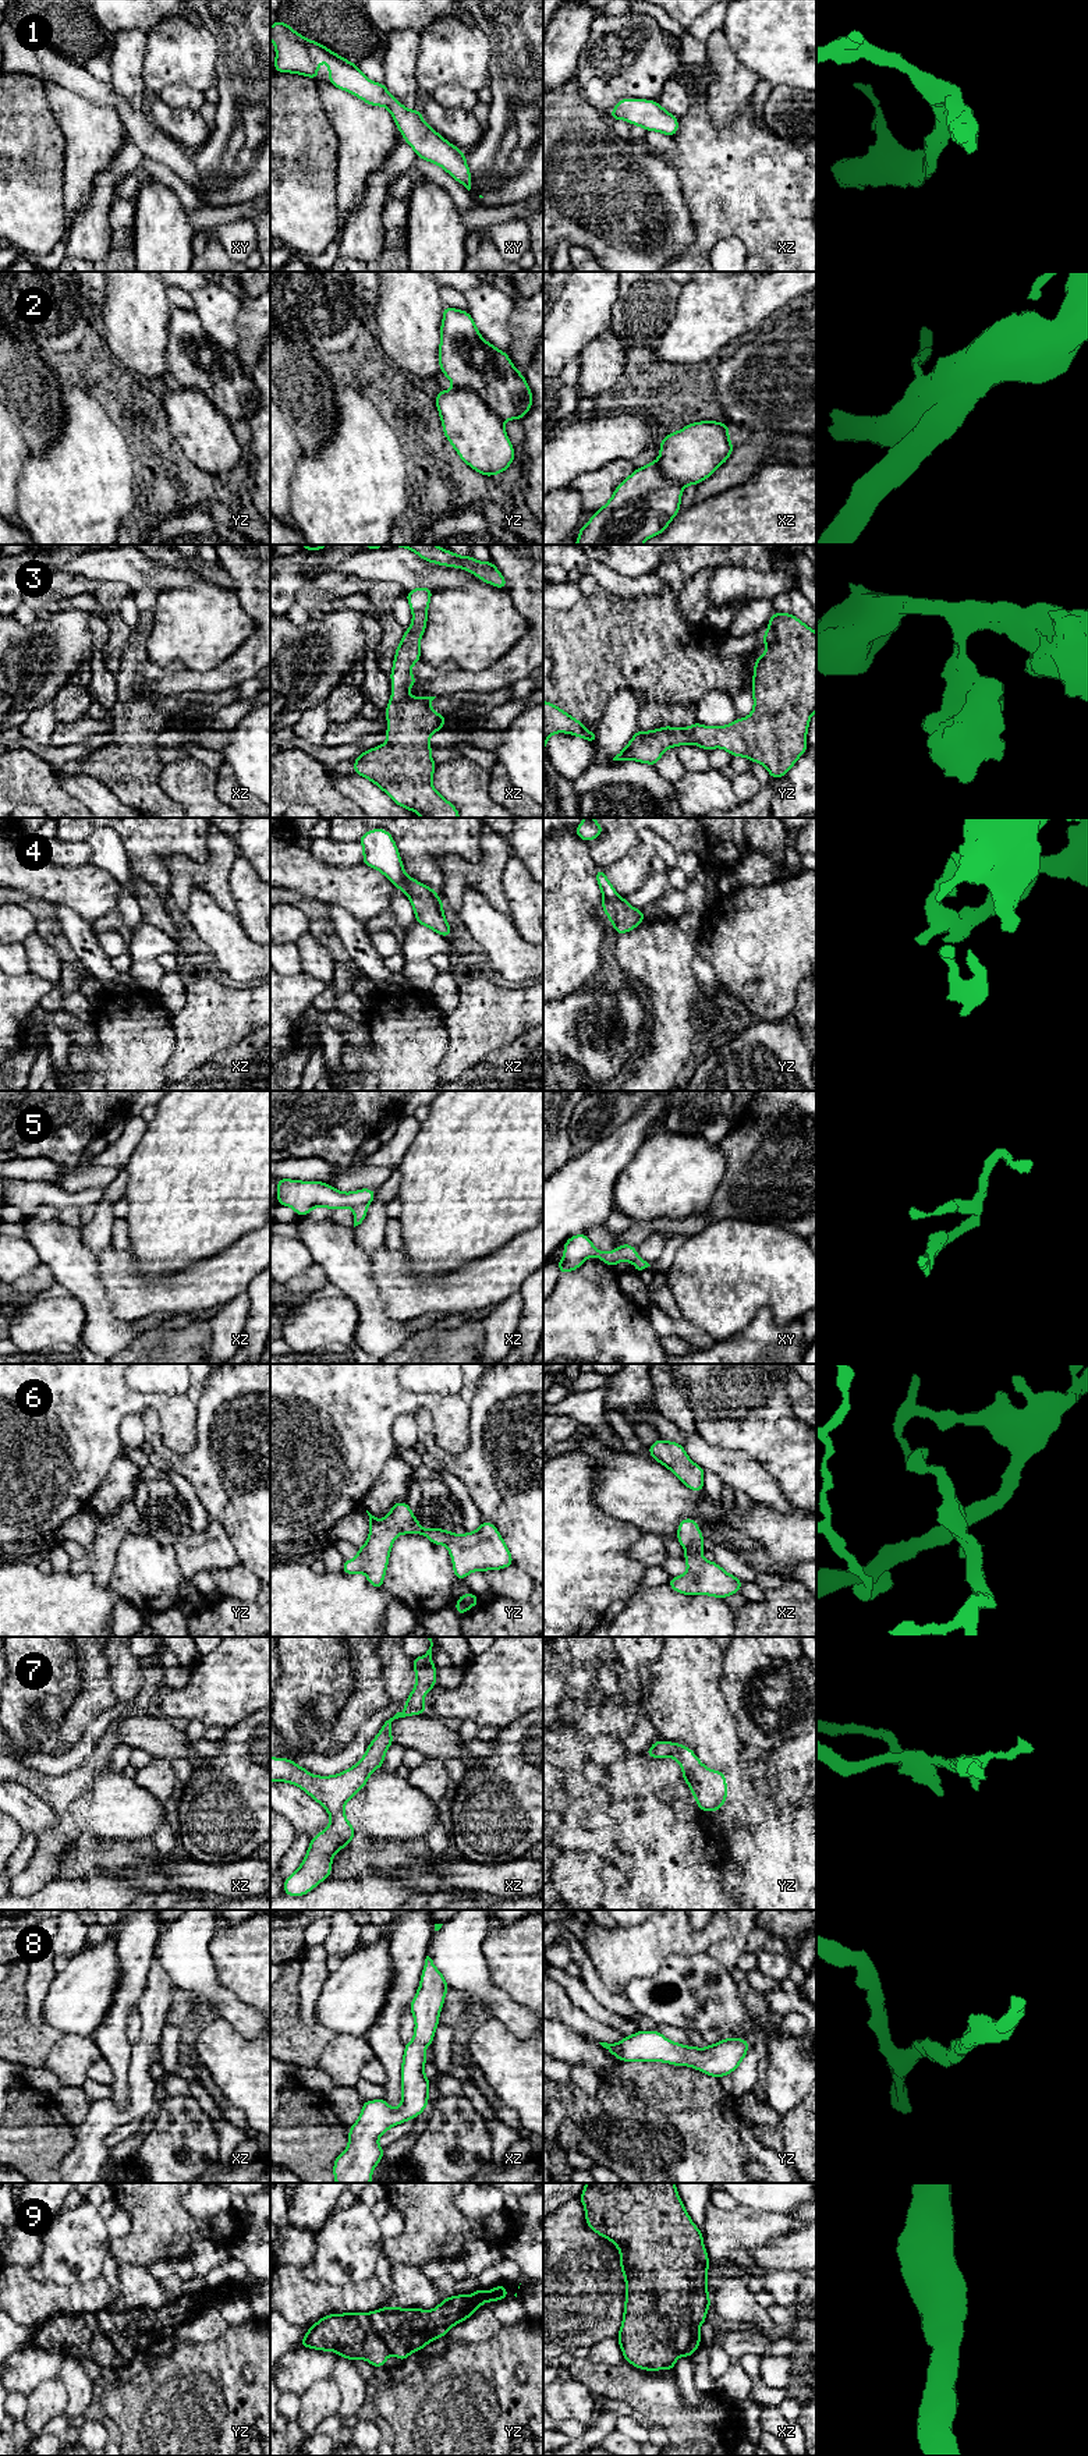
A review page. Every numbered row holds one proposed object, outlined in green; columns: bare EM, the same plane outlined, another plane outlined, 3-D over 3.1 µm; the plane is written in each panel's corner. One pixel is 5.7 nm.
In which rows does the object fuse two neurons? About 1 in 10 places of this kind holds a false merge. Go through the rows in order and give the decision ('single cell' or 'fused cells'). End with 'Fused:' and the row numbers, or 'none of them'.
1: single cell
2: fused cells
3: single cell
4: fused cells
5: fused cells
6: single cell
7: single cell
8: single cell
9: single cell
Fused: 2, 4, 5

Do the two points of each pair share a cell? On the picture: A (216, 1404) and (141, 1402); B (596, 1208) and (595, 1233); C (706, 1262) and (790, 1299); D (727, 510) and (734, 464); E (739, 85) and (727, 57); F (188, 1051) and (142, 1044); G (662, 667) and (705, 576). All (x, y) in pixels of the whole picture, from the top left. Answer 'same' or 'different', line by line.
A: different
B: different
C: same
D: different
E: same
F: different
G: different

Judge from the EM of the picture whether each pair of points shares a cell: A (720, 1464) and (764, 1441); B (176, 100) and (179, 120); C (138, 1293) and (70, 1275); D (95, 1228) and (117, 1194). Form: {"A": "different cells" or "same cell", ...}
{"A": "different cells", "B": "different cells", "C": "different cells", "D": "same cell"}

